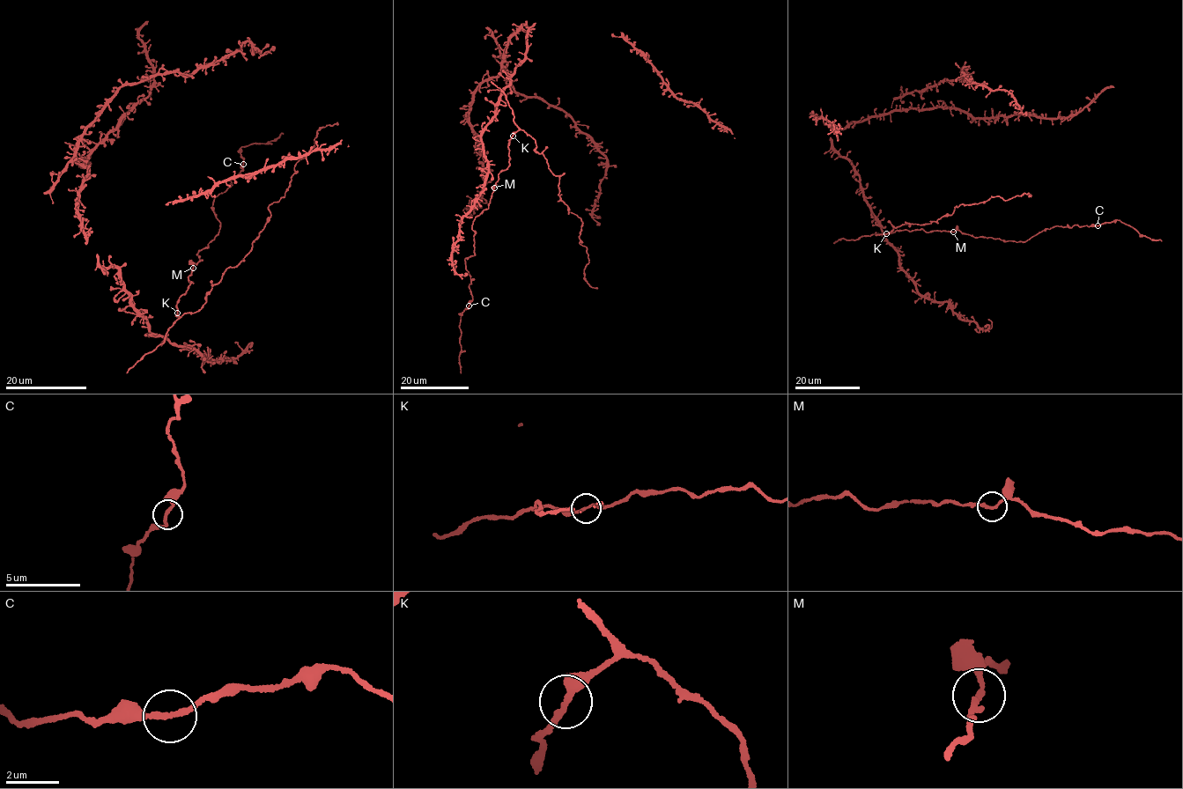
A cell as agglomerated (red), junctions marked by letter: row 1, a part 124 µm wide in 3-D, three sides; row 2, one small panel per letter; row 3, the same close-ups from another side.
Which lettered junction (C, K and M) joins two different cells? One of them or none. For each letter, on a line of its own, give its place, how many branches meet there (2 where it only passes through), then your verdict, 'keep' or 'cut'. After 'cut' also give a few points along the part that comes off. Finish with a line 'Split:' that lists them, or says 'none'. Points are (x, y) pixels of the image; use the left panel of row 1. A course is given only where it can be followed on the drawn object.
C: at (243, 164); 2 branches meet; keep
K: at (177, 313); 2 branches meet; keep
M: at (193, 268); 2 branches meet; keep
Split: none

